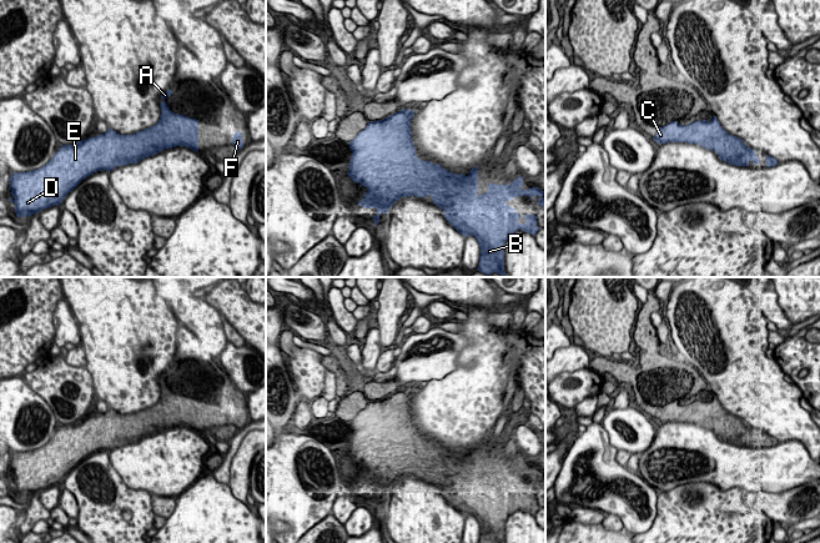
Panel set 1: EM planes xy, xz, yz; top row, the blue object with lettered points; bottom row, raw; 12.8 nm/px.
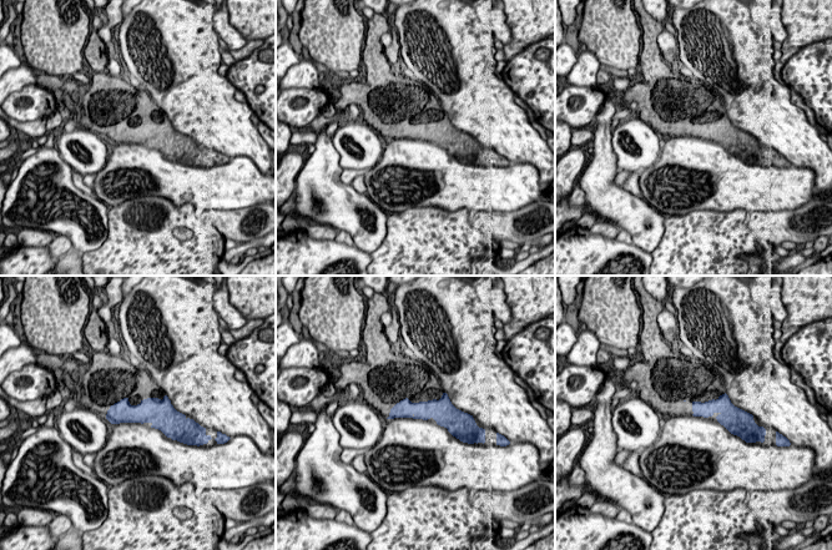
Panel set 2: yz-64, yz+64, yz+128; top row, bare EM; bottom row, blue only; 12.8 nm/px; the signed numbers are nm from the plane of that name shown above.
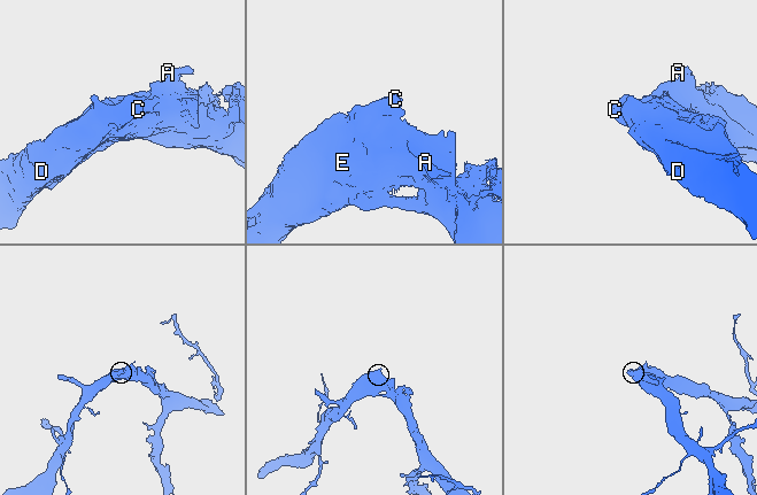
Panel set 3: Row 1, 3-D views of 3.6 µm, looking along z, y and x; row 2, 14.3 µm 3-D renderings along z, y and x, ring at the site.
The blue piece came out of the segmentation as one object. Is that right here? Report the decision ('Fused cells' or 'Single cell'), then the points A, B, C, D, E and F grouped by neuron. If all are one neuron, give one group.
Single cell. Groups: A B C D E F

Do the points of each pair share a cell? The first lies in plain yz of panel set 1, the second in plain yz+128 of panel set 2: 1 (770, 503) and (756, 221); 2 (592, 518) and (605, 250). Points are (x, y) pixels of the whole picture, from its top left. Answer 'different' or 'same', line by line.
1: same
2: different

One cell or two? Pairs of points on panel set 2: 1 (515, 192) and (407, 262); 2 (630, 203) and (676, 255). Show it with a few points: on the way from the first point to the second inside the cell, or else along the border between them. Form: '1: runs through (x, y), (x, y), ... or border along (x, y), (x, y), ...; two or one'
1: border along (440, 207), (447, 210), (469, 210); two
2: border along (665, 216), (664, 235), (651, 253); two

